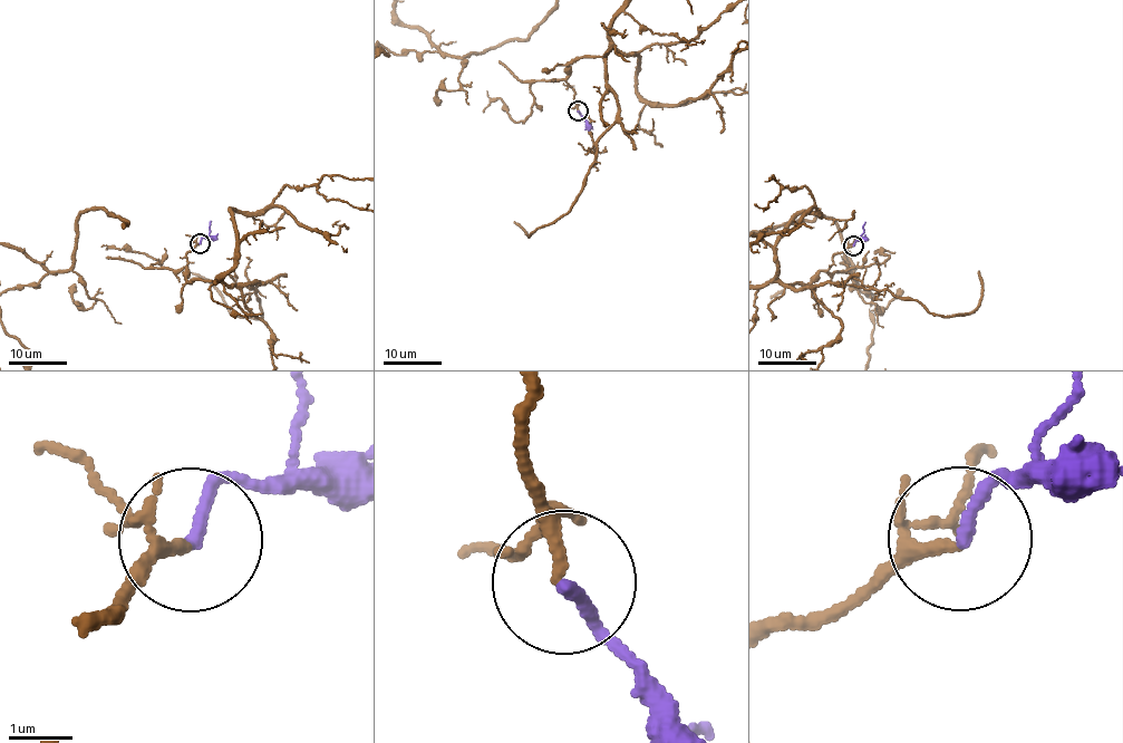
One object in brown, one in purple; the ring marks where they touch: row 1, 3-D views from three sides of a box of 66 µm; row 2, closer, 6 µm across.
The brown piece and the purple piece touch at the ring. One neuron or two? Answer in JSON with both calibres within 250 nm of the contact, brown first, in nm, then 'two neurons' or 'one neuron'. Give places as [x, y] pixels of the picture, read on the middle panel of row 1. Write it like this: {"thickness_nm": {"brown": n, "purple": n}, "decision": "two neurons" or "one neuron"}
{"thickness_nm": {"brown": 140, "purple": 190}, "decision": "one neuron"}

